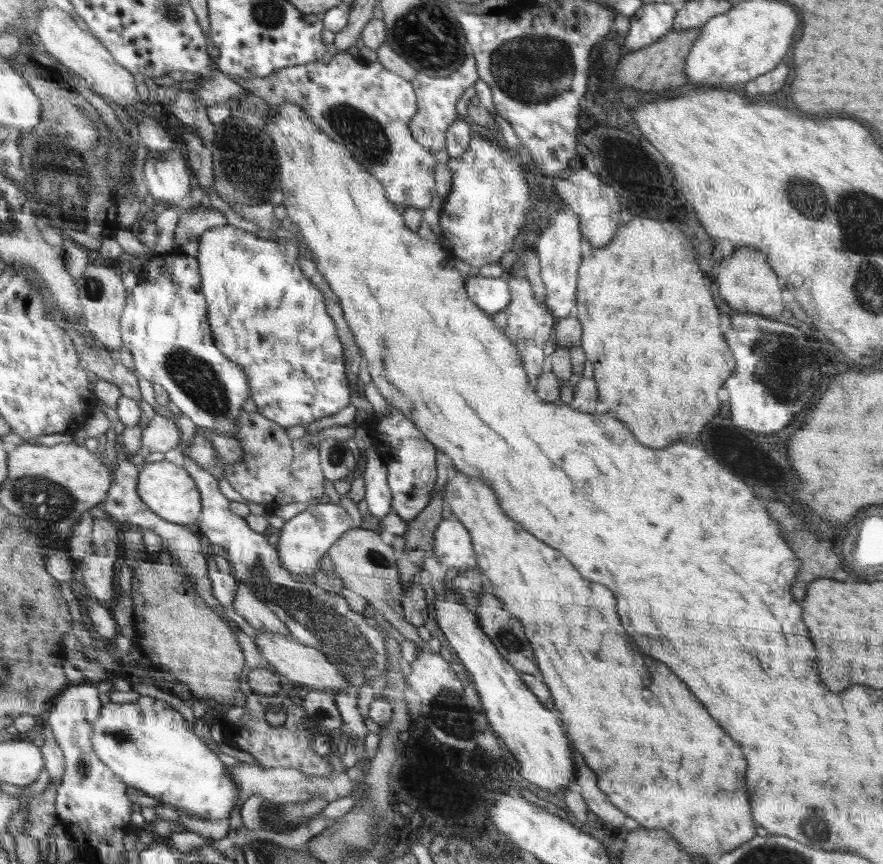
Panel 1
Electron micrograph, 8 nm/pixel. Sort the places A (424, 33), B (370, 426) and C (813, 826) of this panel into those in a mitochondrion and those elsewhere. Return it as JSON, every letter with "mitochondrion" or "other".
{"A":"mitochondrion","B":"other","C":"mitochondrion"}

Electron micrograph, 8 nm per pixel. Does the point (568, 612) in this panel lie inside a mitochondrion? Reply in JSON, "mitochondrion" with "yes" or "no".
{"mitochondrion":"no"}

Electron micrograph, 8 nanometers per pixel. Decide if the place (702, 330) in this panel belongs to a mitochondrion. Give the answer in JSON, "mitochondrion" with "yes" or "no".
{"mitochondrion":"no"}

